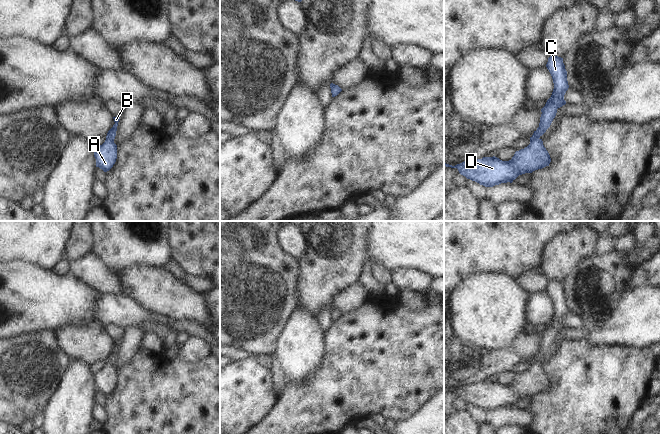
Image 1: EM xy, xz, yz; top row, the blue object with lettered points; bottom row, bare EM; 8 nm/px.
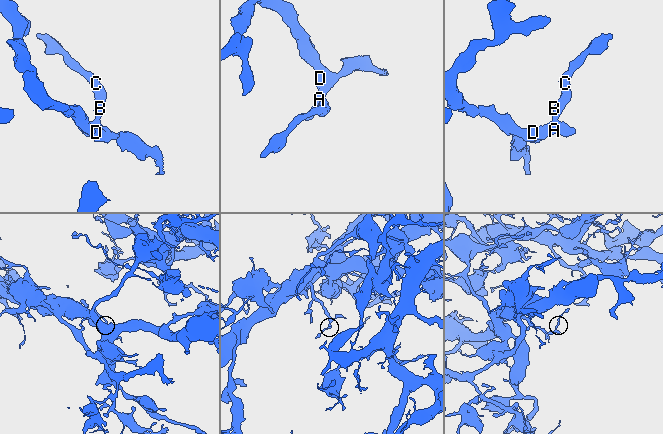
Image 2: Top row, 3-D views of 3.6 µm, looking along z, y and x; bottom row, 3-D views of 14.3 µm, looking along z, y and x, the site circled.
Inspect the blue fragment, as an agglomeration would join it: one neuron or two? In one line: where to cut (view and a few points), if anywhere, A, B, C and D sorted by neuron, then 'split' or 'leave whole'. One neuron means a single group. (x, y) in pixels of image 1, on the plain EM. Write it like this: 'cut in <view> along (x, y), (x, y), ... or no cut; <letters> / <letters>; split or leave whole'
no cut; A B C D; leave whole

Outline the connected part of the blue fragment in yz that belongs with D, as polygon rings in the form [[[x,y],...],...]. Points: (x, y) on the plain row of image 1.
[[[550,280],[546,291],[552,300],[554,313],[541,333],[539,351],[530,361],[530,368],[527,371],[516,375],[509,385],[502,385],[493,380],[467,384],[455,390],[445,387],[445,390],[457,392],[461,399],[485,411],[512,407],[519,399],[549,390],[551,382],[540,361],[550,351],[557,333],[566,328],[564,319],[569,309],[563,282]]]

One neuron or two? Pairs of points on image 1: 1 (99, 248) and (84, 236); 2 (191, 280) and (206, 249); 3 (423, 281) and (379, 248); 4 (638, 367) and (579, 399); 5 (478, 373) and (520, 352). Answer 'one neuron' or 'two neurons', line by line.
1: two neurons
2: two neurons
3: two neurons
4: one neuron
5: one neuron

